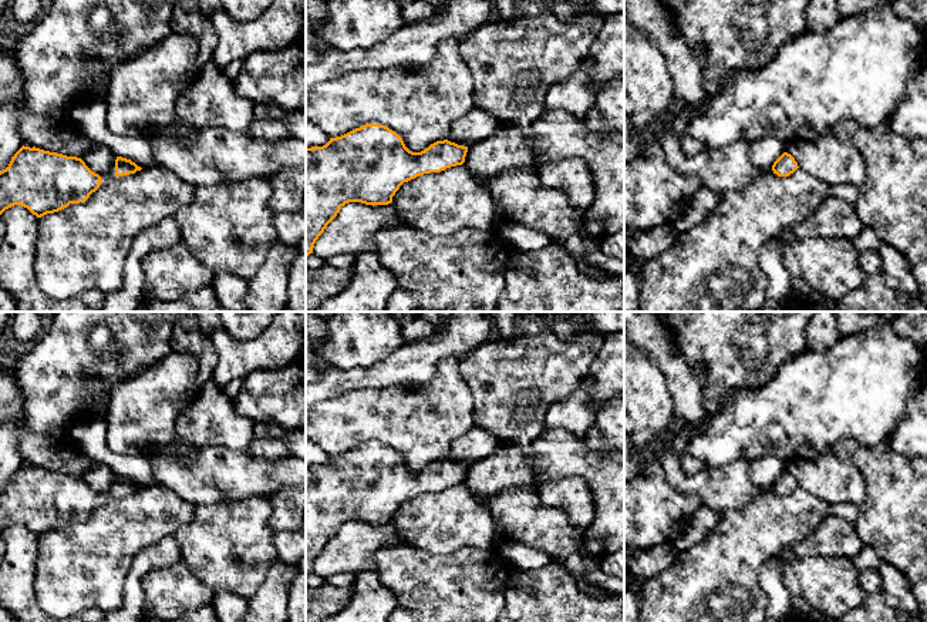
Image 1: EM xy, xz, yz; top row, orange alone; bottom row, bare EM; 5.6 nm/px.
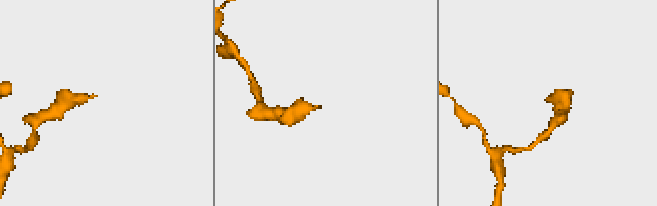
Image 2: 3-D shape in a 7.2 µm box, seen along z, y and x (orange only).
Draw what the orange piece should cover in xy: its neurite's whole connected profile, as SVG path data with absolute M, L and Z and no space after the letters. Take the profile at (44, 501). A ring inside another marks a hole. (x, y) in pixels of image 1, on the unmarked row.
M23 464L9 485L0 490L0 534L14 524L21 524L41 537L58 531L70 522L85 521L101 501L101 495L92 491L81 477Z

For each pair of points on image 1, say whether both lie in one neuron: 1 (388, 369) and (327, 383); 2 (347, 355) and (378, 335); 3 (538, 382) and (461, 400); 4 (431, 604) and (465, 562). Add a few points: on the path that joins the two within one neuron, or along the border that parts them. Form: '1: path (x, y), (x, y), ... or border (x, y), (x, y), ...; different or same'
1: path (373, 377), (347, 379), (343, 382); same
2: path (354, 352), (371, 336); same
3: border (458, 366), (458, 375), (469, 390), (475, 424); different
4: path (441, 594), (462, 572); same

